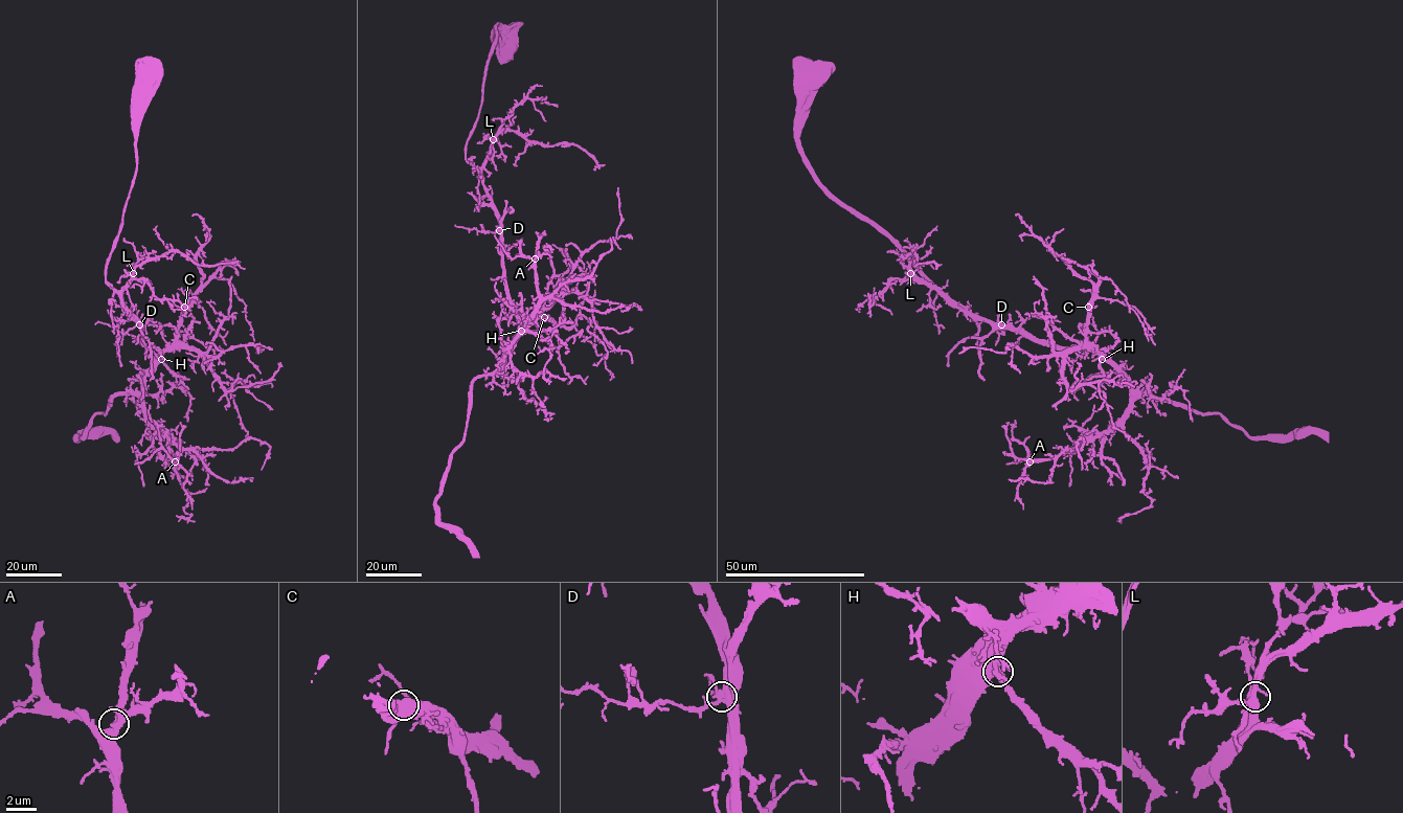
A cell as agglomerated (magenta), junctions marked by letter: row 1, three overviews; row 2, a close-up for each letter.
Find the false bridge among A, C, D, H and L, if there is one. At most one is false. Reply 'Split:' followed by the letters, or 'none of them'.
Split: none of them

